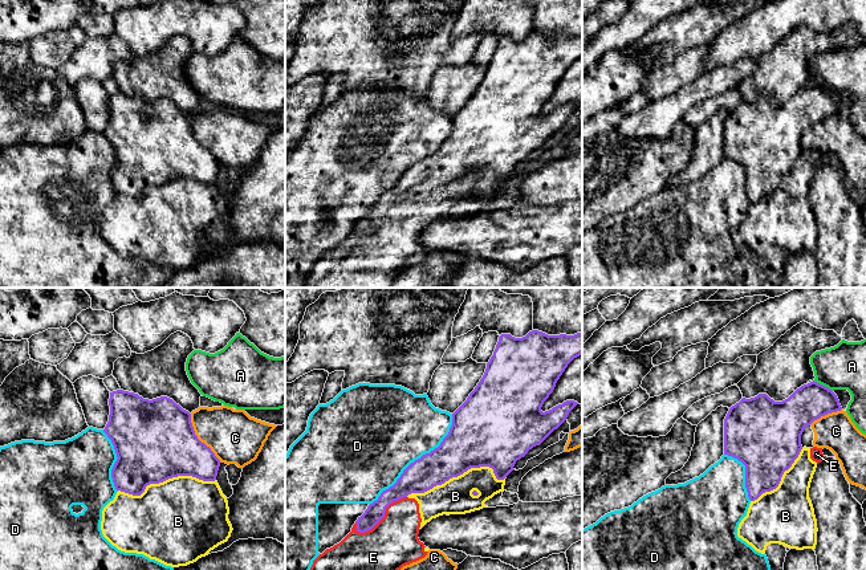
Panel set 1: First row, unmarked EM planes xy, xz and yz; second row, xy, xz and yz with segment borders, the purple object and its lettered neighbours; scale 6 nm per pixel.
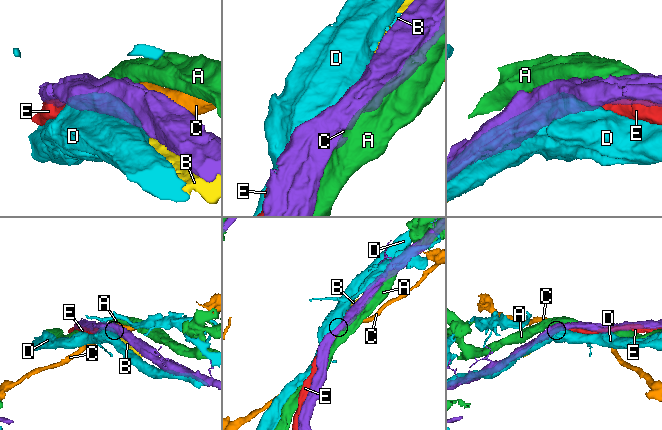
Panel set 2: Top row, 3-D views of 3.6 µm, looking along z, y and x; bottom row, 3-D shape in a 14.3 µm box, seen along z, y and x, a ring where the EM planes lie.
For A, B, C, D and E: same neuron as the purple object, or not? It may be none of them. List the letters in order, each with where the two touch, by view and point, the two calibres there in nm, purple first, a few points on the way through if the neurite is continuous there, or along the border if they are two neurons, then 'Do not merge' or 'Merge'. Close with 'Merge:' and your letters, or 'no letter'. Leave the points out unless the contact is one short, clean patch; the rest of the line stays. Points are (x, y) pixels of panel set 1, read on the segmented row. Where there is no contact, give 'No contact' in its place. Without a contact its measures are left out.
A: Touches purple at yz (821, 385). Thickness 220 nm (purple) against 280 nm. Do not merge
B: Touches purple at xz (458, 475). Thickness 340 nm (purple) against 220 nm. Do not merge
C: Touches purple at xy (198, 439). Thickness 480 nm (purple) against 320 nm. Do not merge
D: Touches purple at xz (418, 459). Thickness 240 nm (purple) against 500 nm. Do not merge
E: Touches purple at xz (383, 516). Thickness 120 nm (purple) against 300 nm. Do not merge
Merge: no letter

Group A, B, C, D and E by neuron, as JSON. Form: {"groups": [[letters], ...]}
{"groups": [["A"], ["B", "E"], ["C"], ["D"]]}

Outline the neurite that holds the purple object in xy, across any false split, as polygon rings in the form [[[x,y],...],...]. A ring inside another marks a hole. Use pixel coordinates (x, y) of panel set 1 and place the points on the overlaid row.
[[[117,390],[110,392],[109,406],[109,422],[103,432],[111,440],[118,457],[111,469],[117,490],[141,496],[147,485],[178,476],[216,480],[220,460],[195,435],[191,414],[172,399],[160,396],[149,400],[138,394]]]

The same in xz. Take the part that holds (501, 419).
[[[532,330],[523,338],[501,334],[483,378],[467,400],[452,414],[448,435],[438,448],[411,463],[397,483],[367,506],[355,521],[357,532],[371,530],[394,501],[411,493],[424,493],[471,468],[489,467],[497,480],[504,480],[513,471],[516,461],[529,449],[540,445],[578,404],[574,400],[566,400],[549,411],[541,411],[568,365],[581,354],[582,331],[574,335],[548,335]]]

